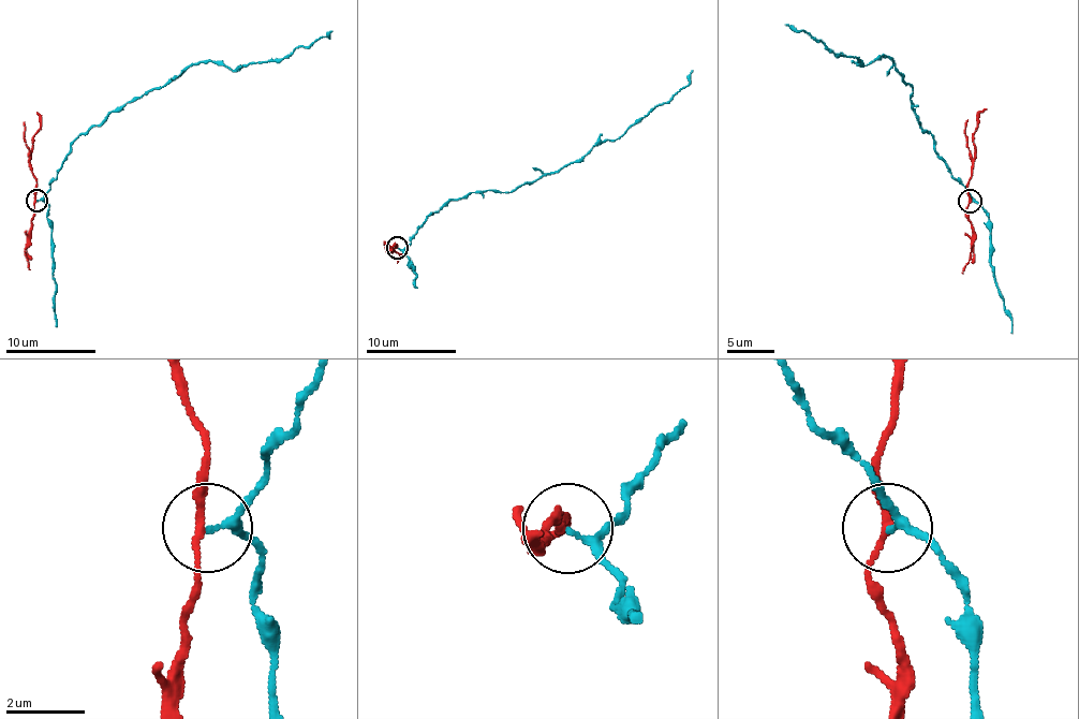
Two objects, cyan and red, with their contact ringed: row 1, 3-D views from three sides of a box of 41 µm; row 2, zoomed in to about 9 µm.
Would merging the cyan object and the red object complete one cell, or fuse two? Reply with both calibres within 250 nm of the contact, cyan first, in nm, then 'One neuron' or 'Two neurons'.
Thickness 160 nm (cyan) against 170 nm. Two neurons

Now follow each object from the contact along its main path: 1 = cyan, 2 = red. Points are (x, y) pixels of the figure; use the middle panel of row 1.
1: (398, 247), (404, 249), (452, 200), (510, 193), (619, 138), (680, 92), (693, 70)
2: (395, 247), (390, 251), (400, 255), (398, 262)

